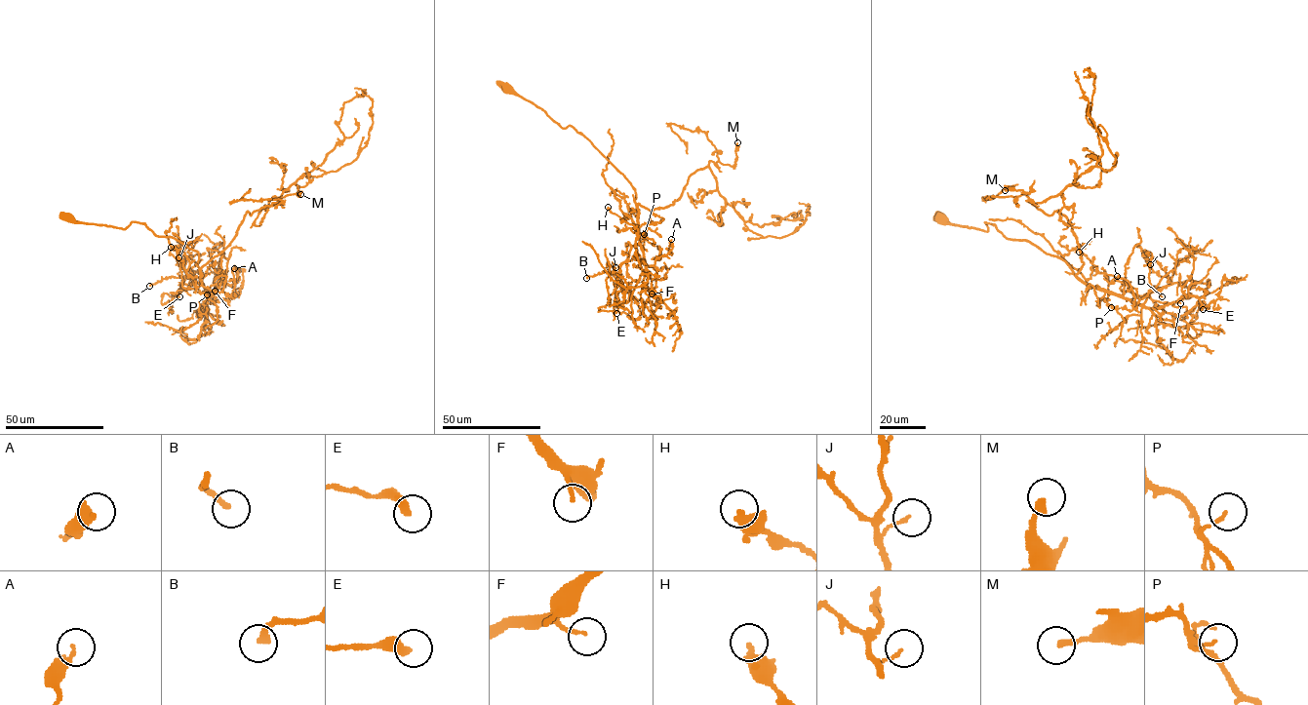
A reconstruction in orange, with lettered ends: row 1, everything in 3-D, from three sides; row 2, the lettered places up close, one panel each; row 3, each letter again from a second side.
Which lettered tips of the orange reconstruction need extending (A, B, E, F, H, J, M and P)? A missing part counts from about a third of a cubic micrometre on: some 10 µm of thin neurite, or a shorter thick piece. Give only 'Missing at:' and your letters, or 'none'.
Missing at: B, F

